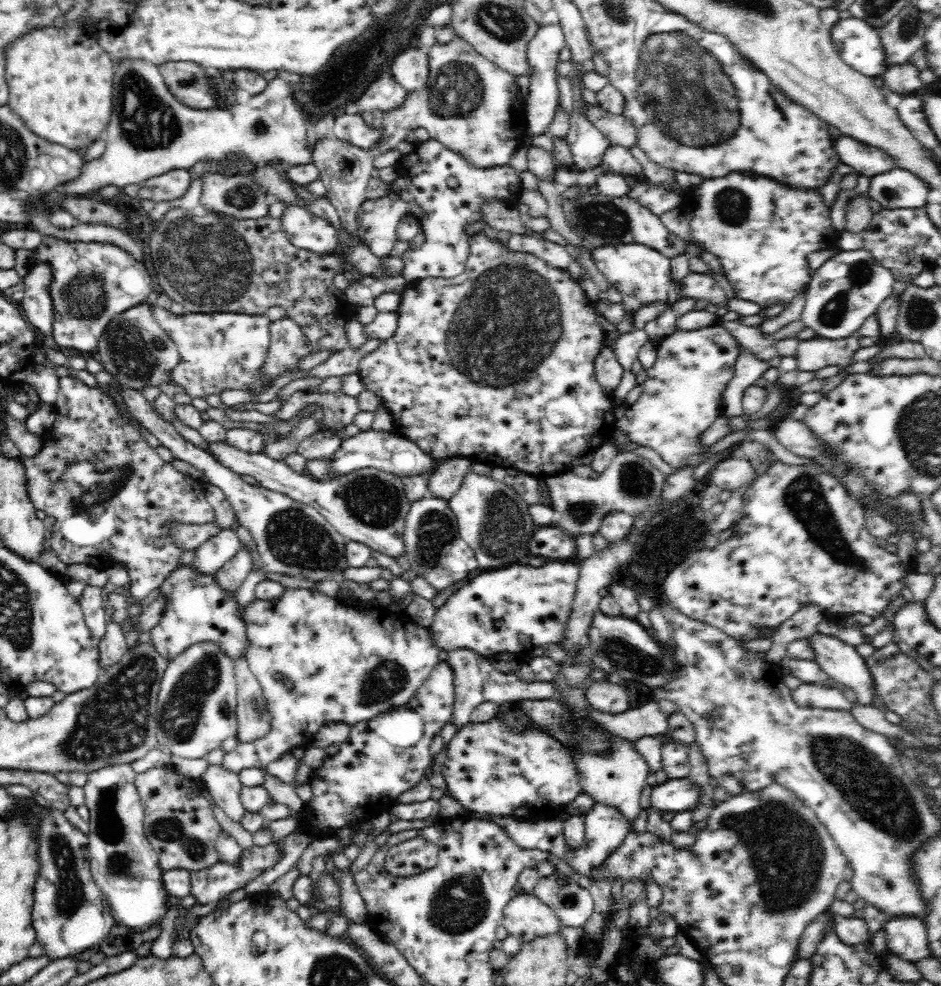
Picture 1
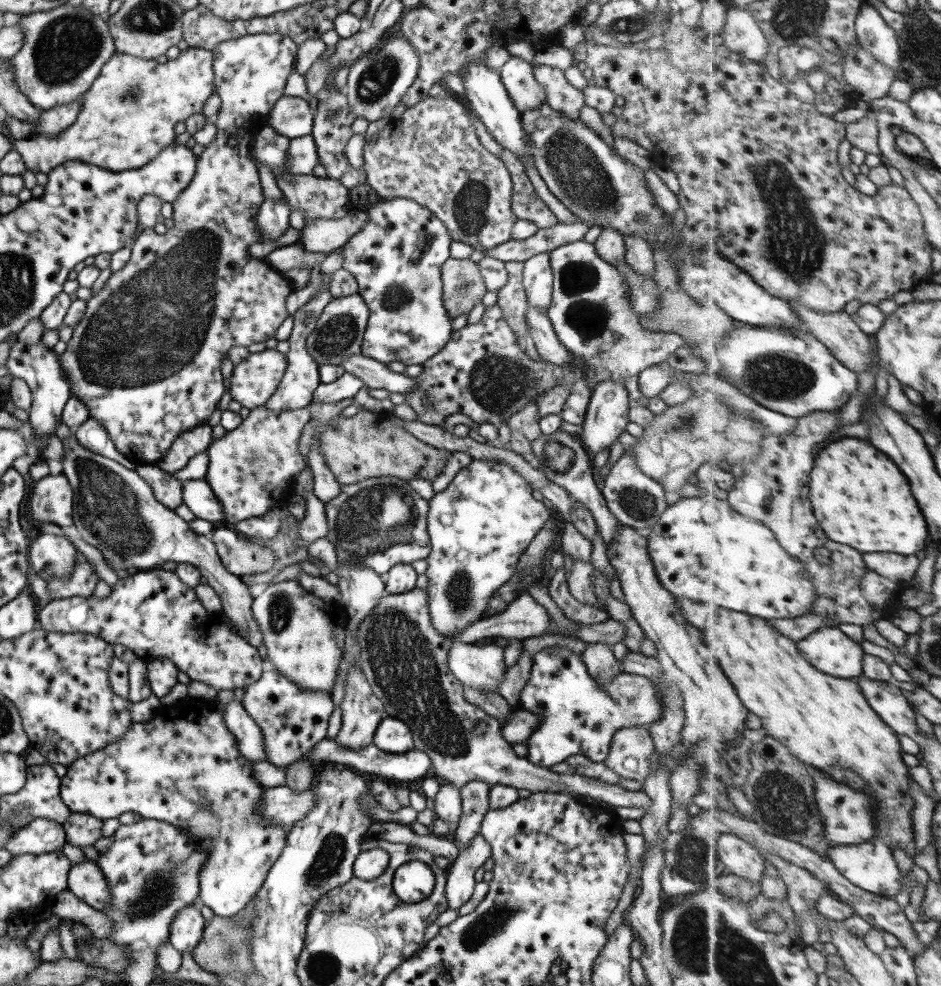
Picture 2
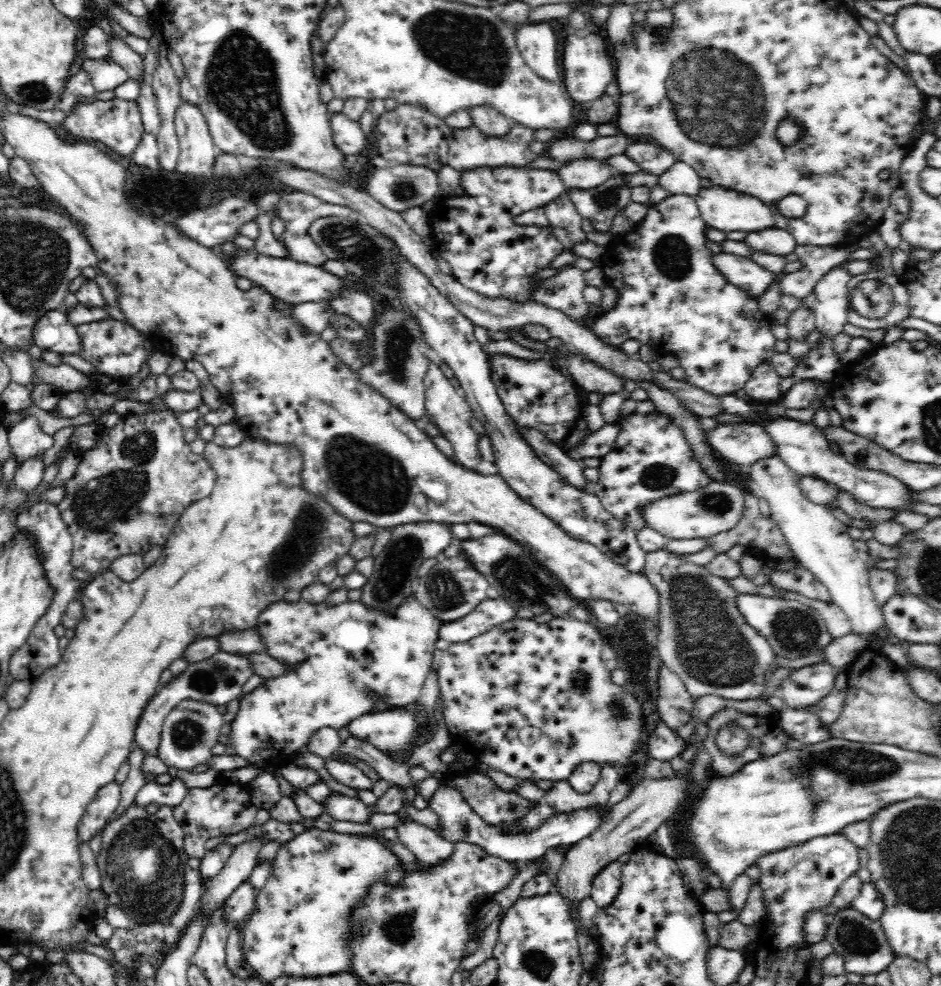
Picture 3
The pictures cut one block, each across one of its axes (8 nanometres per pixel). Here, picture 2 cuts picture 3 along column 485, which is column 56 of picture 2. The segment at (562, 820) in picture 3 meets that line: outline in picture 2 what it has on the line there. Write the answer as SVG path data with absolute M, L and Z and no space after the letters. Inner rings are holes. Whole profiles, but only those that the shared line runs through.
M34 818L26 826L11 834L3 843L3 850L9 854L41 854L47 851L59 851L63 848L64 831L61 823L45 818Z

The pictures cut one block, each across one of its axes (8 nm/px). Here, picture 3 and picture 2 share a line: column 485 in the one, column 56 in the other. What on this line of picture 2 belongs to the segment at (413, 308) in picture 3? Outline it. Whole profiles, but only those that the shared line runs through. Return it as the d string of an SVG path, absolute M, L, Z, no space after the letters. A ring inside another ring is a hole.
M16 341L12 344L4 364L9 370L9 375L21 378L29 387L31 393L31 405L27 411L27 422L33 429L33 442L25 442L25 454L34 458L33 463L44 460L41 456L41 449L43 449L47 437L55 434L62 409L70 398L69 381L67 381L65 371L61 369L61 363L57 358L58 355L55 354L53 348L48 348L46 344L41 342L25 344L25 342Z

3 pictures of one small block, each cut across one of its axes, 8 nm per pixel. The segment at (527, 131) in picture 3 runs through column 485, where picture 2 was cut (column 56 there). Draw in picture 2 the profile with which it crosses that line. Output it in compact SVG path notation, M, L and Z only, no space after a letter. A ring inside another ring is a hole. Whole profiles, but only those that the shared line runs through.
M187 47L175 60L167 60L163 64L158 64L154 59L144 60L117 50L111 55L91 86L80 96L81 110L67 128L53 135L41 135L33 131L30 136L13 141L13 150L21 156L26 170L33 174L47 174L55 166L67 161L84 162L111 172L139 168L174 140L175 124L184 121L190 114L203 112L207 97L214 93L212 51Z

